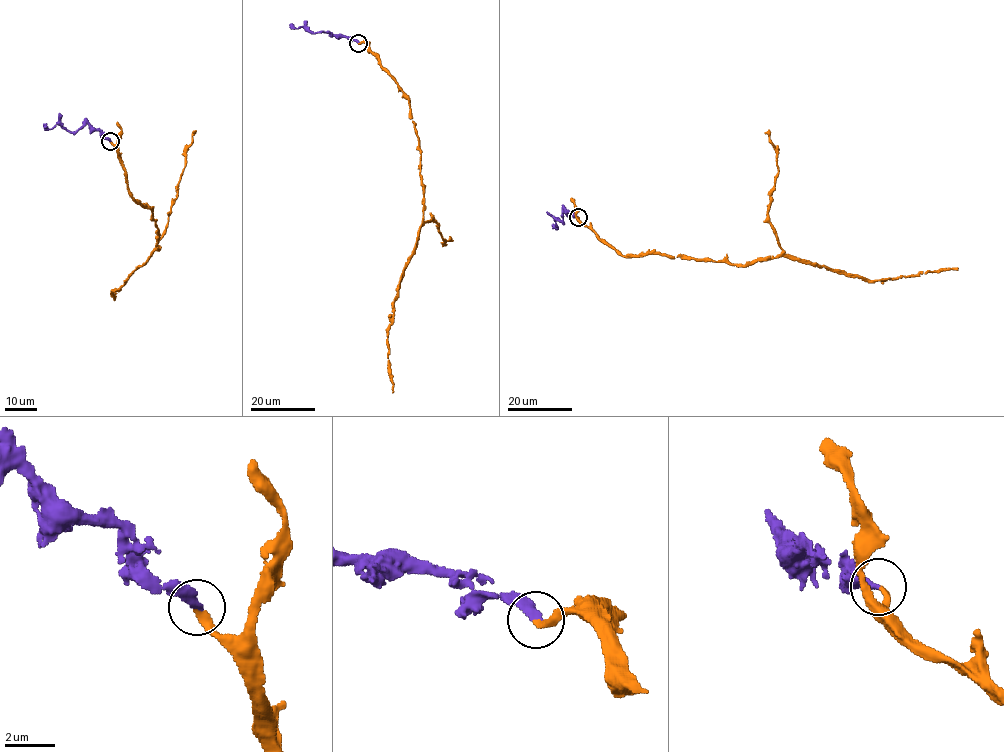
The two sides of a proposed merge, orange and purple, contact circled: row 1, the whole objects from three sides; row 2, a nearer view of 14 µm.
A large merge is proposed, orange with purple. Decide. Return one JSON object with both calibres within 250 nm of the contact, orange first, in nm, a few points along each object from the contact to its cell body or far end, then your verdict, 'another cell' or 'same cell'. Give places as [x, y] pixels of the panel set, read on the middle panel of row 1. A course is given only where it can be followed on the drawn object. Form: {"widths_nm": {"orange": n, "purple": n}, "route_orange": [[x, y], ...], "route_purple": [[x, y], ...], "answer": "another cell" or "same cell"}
{"widths_nm": {"orange": 260, "purple": 360}, "route_orange": [[358, 43], [375, 53], [408, 99], [420, 153], [423, 218], [388, 331], [392, 393]], "route_purple": [[358, 43], [347, 37], [309, 32], [301, 26], [295, 29], [290, 24]], "answer": "same cell"}

